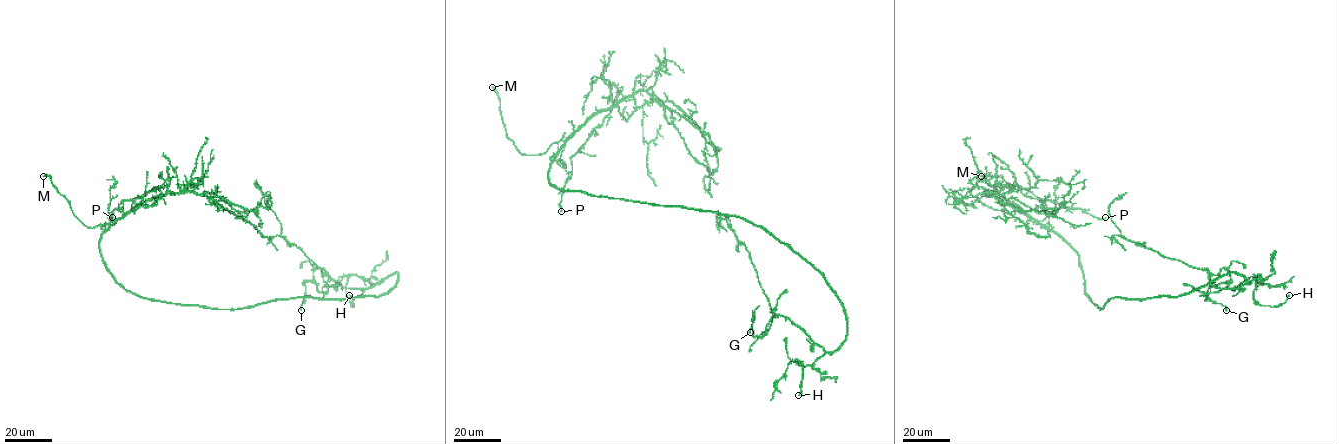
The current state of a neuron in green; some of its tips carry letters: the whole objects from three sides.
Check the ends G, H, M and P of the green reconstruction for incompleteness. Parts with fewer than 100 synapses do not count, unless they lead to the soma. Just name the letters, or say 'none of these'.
M

